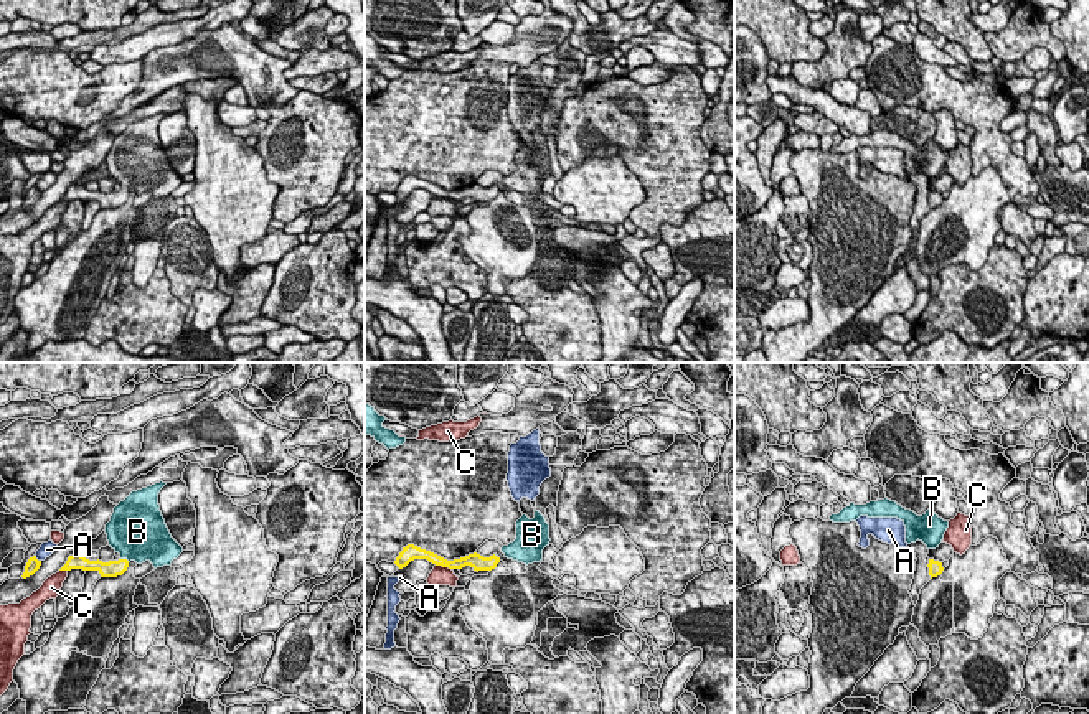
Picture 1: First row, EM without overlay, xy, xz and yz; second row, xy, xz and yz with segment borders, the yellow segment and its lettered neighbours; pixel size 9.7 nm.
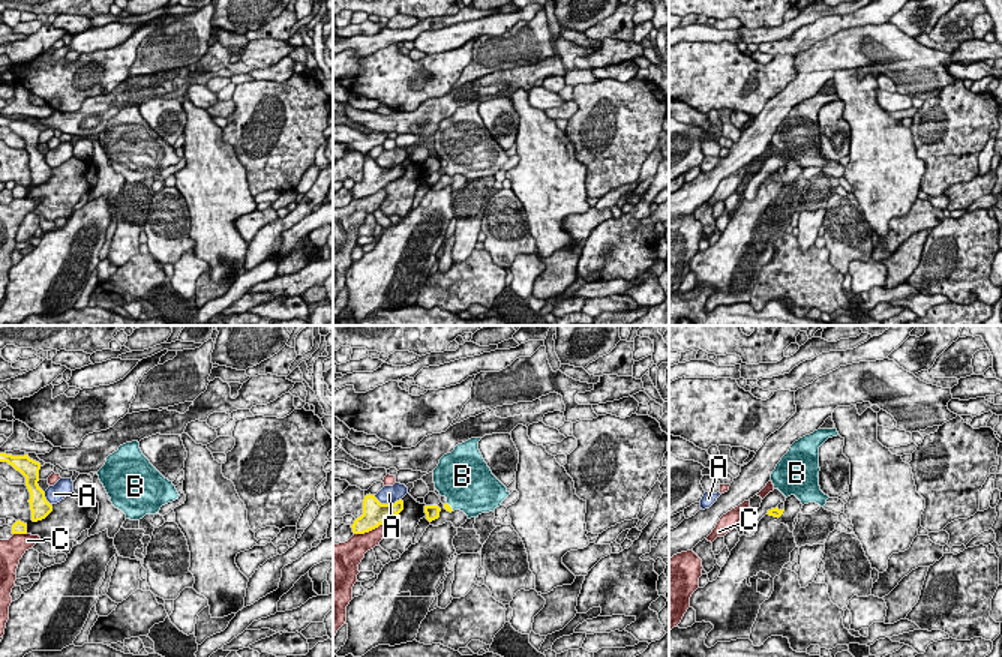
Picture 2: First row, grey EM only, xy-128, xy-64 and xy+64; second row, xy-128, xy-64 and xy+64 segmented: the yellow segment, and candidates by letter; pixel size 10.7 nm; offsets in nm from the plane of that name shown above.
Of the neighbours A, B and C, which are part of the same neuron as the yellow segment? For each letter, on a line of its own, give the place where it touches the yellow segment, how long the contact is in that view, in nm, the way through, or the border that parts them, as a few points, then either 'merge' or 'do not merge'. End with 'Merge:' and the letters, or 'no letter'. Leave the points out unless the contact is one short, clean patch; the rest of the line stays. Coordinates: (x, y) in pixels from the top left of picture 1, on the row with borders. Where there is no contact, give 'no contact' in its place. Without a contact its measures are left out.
A: xy (35, 558) | 100 nm | do not merge
B: xy (126, 559) | 100 nm | across xy (113, 568), (117, 568), (126, 559), (136, 536) | merge
C: xz (444, 566) | 170 nm | do not merge
Merge: B

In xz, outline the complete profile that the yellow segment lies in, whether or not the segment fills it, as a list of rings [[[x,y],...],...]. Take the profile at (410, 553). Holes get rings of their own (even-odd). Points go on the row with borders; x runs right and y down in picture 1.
[[[408,544],[399,552],[394,564],[399,569],[403,569],[414,559],[427,559],[429,562],[432,562],[436,566],[442,566],[442,567],[449,567],[449,569],[462,569],[465,566],[470,566],[477,572],[478,571],[492,571],[500,562],[500,557],[497,557],[495,554],[490,556],[490,557],[483,557],[483,556],[480,556],[477,552],[469,554],[469,556],[460,557],[460,559],[447,561],[447,559],[431,552],[431,551],[421,549],[421,547],[414,546],[414,544]]]

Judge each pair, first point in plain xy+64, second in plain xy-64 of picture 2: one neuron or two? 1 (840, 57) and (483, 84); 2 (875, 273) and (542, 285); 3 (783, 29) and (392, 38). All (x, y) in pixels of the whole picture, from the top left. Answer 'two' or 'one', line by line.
1: two
2: two
3: one

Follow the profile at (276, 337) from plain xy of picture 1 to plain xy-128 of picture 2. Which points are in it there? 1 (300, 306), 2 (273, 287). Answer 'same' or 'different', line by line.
1: same
2: different

